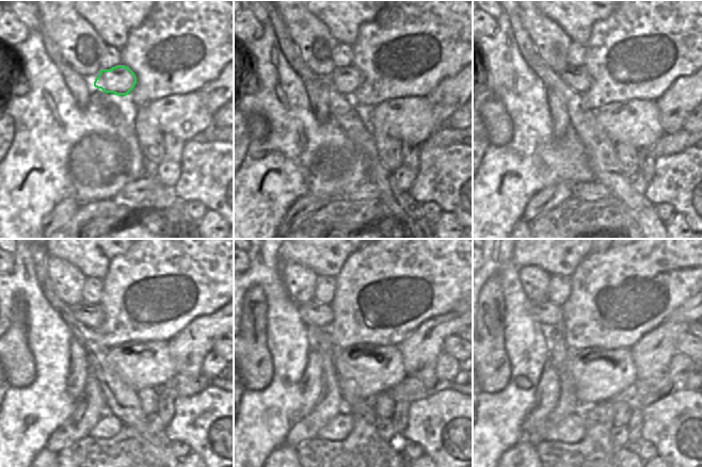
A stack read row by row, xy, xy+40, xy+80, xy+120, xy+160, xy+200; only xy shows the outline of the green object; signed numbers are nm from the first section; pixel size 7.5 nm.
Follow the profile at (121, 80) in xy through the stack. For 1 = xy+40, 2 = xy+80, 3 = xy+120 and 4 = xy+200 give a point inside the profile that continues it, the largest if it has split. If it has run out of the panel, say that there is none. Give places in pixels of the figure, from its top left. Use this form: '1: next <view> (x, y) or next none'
1: next xy+40 (346, 80)
2: next xy+80 (577, 78)
3: next xy+120 (89, 316)
4: next xy+200 (545, 312)

